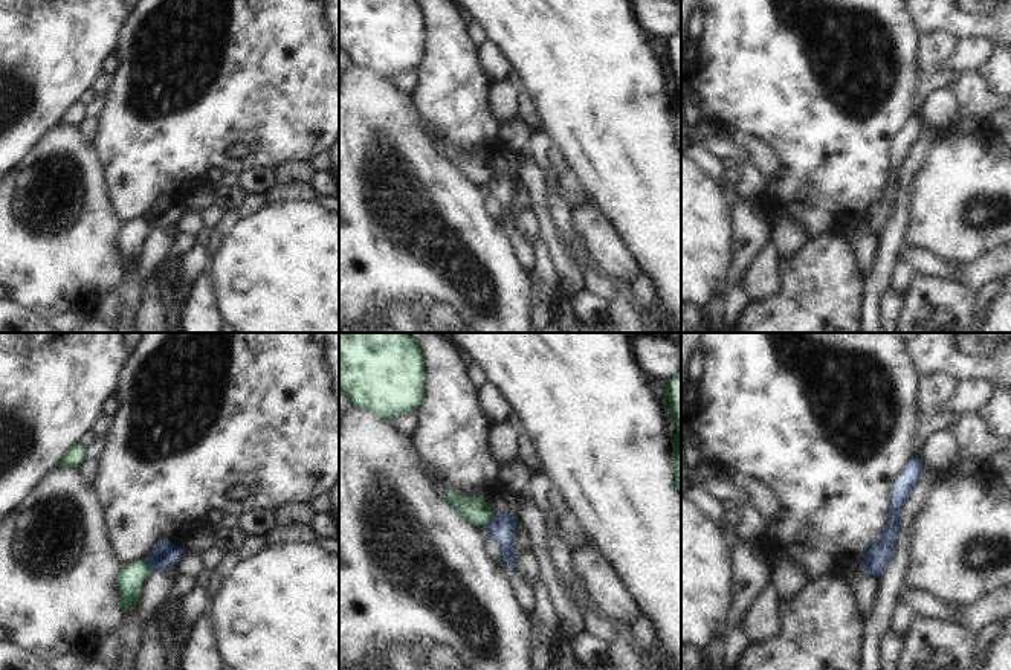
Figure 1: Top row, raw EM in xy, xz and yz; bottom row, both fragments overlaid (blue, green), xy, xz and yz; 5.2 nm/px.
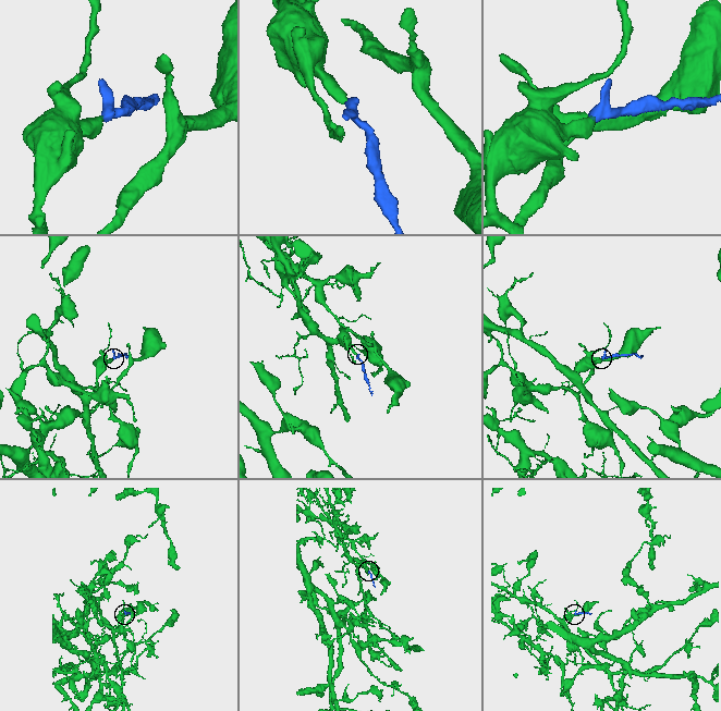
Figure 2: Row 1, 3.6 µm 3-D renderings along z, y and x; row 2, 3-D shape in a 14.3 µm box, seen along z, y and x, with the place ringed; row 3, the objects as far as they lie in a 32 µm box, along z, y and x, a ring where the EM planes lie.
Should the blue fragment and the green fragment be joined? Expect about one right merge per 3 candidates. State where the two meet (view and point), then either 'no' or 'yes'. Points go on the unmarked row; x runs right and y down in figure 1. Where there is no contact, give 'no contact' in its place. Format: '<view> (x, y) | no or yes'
xy (148, 223) | no

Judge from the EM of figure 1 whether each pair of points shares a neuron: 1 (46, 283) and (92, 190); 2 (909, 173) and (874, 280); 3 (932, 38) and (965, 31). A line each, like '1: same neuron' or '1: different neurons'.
1: same neuron
2: same neuron
3: different neurons

